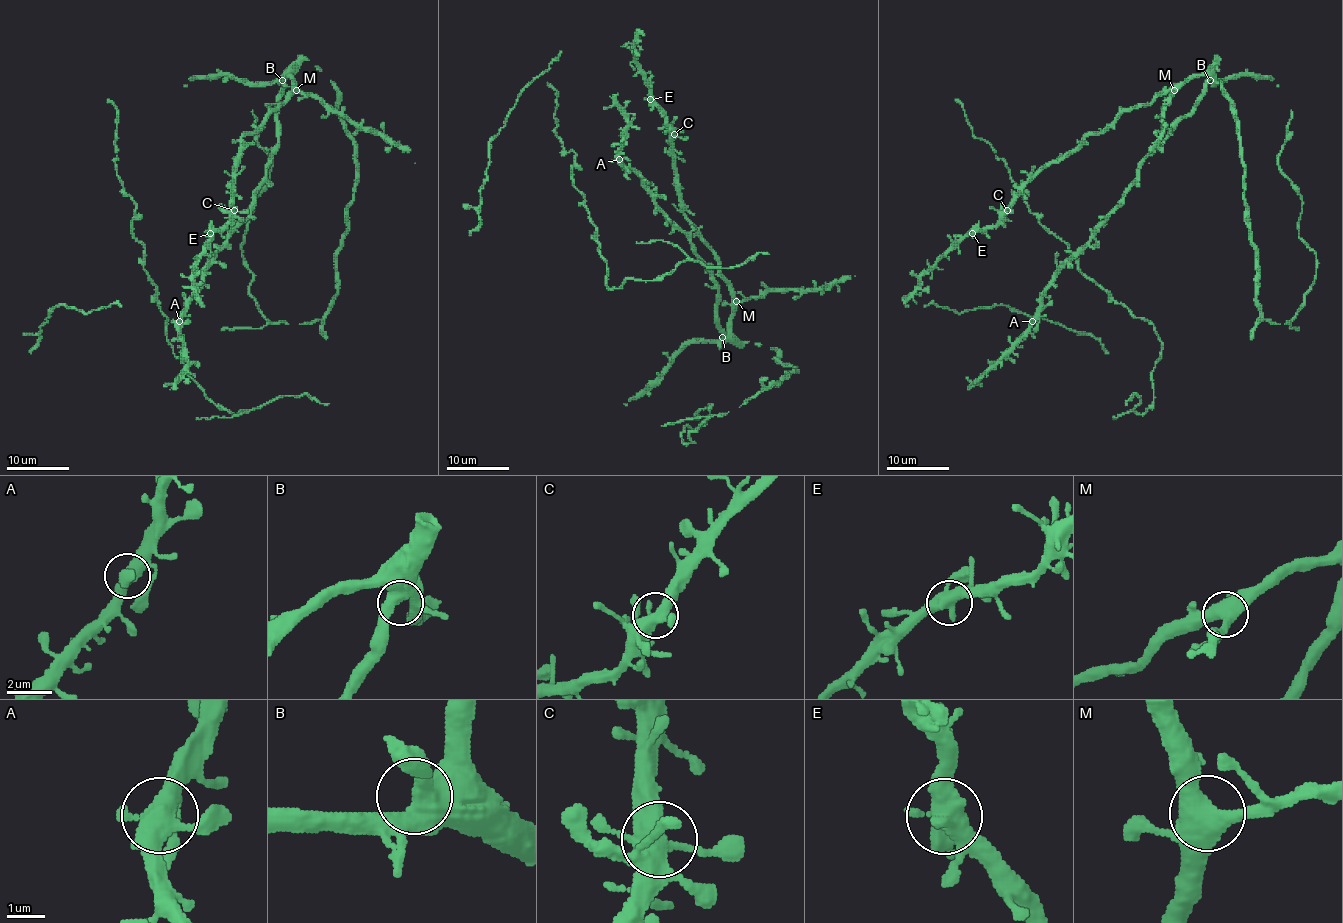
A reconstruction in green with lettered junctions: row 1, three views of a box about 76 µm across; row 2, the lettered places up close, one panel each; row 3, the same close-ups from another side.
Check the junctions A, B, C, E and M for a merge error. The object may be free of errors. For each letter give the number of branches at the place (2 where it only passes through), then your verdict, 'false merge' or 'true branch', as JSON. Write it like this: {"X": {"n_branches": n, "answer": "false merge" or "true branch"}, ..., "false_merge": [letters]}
{"A": {"n_branches": 3, "answer": "true branch"}, "B": {"n_branches": 3, "answer": "true branch"}, "C": {"n_branches": 4, "answer": "true branch"}, "E": {"n_branches": 4, "answer": "true branch"}, "M": {"n_branches": 3, "answer": "true branch"}, "false_merge": []}

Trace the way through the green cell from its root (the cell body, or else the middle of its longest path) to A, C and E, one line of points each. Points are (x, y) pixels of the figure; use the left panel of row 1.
A: (287, 75), (279, 99), (277, 149), (267, 180), (248, 216), (206, 269), (204, 283), (179, 321)
C: (287, 75), (291, 79), (291, 93), (252, 132), (242, 138), (232, 199), (234, 210)
E: (287, 75), (291, 79), (291, 93), (252, 132), (242, 138), (232, 219), (210, 233)

